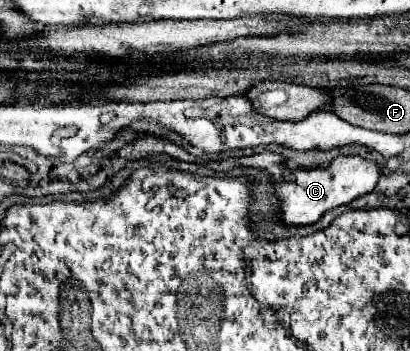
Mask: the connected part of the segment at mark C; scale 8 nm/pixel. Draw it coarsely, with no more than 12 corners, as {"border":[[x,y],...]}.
{"border":[[276,153],[210,161],[266,171],[278,185],[278,221],[316,223],[378,183],[378,165],[336,157],[330,167],[286,173]]}

